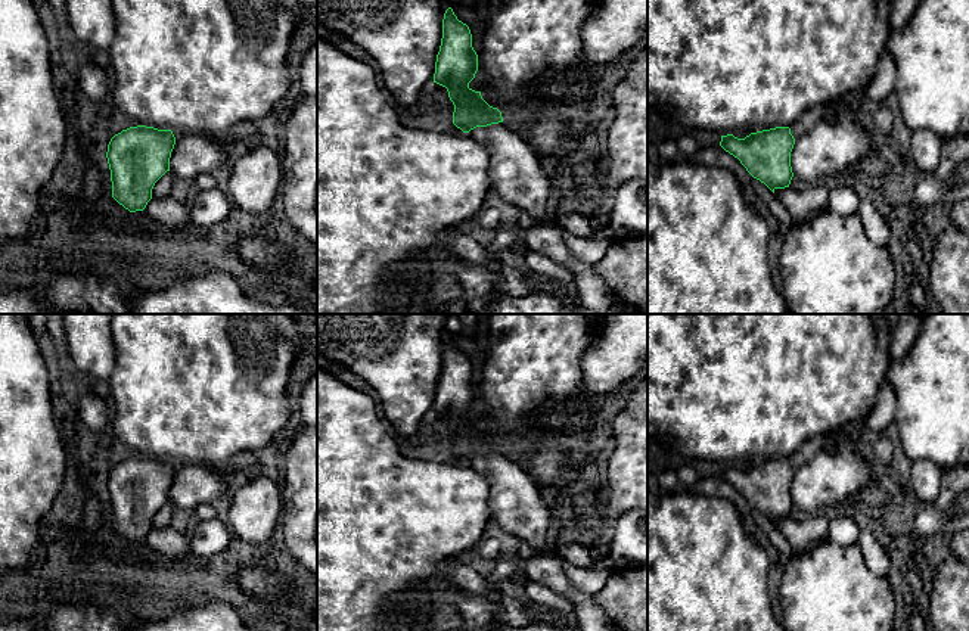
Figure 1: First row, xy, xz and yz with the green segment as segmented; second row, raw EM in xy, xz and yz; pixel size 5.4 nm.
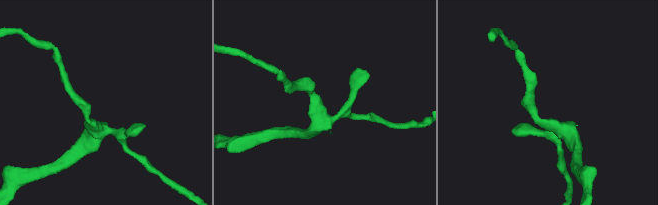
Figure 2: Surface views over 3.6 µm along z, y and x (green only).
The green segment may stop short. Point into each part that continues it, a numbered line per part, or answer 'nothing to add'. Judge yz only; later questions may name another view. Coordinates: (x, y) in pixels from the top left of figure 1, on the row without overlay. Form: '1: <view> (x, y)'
1: yz (811, 447)

